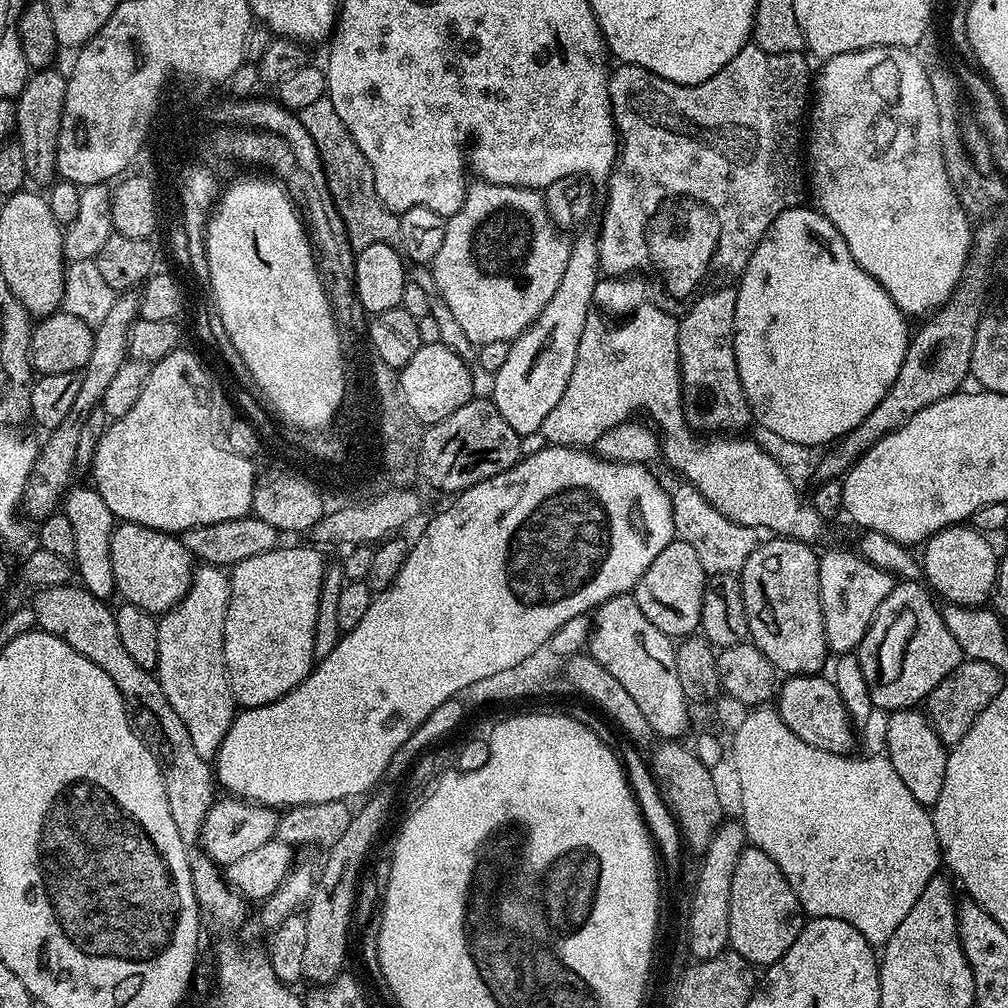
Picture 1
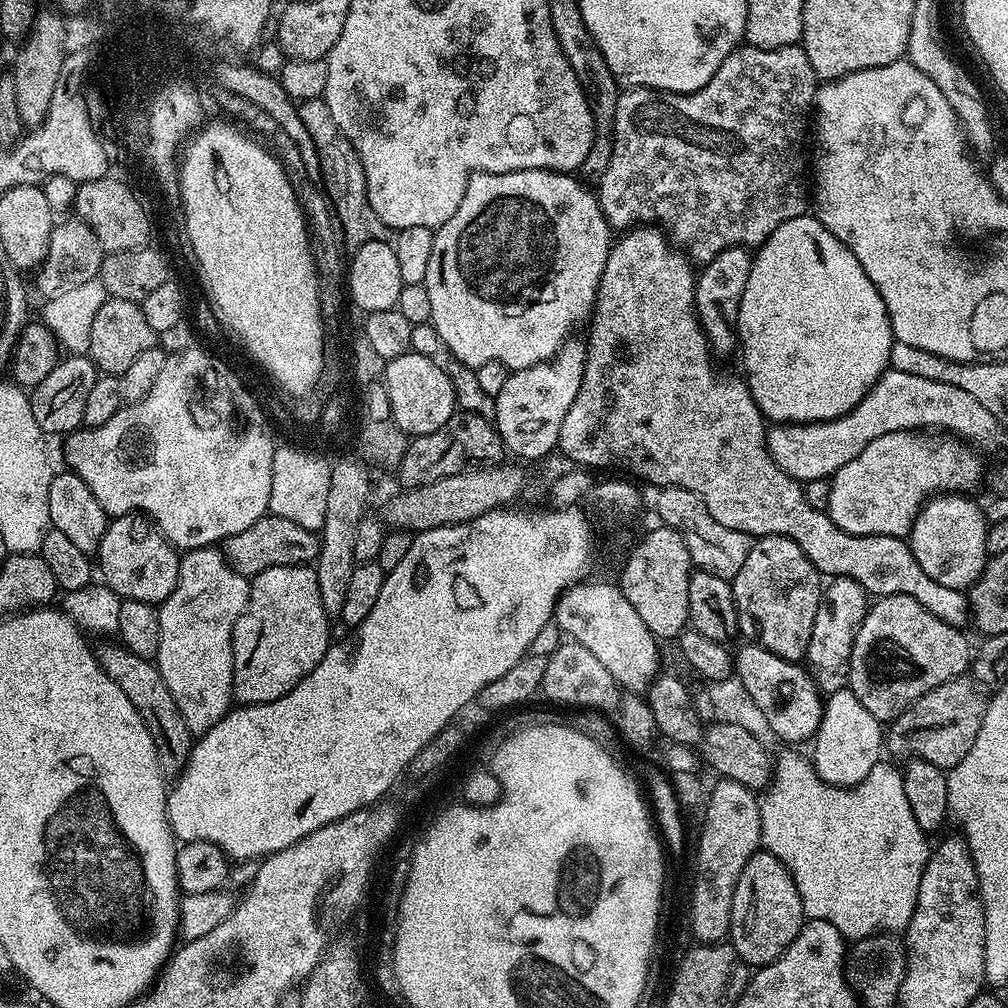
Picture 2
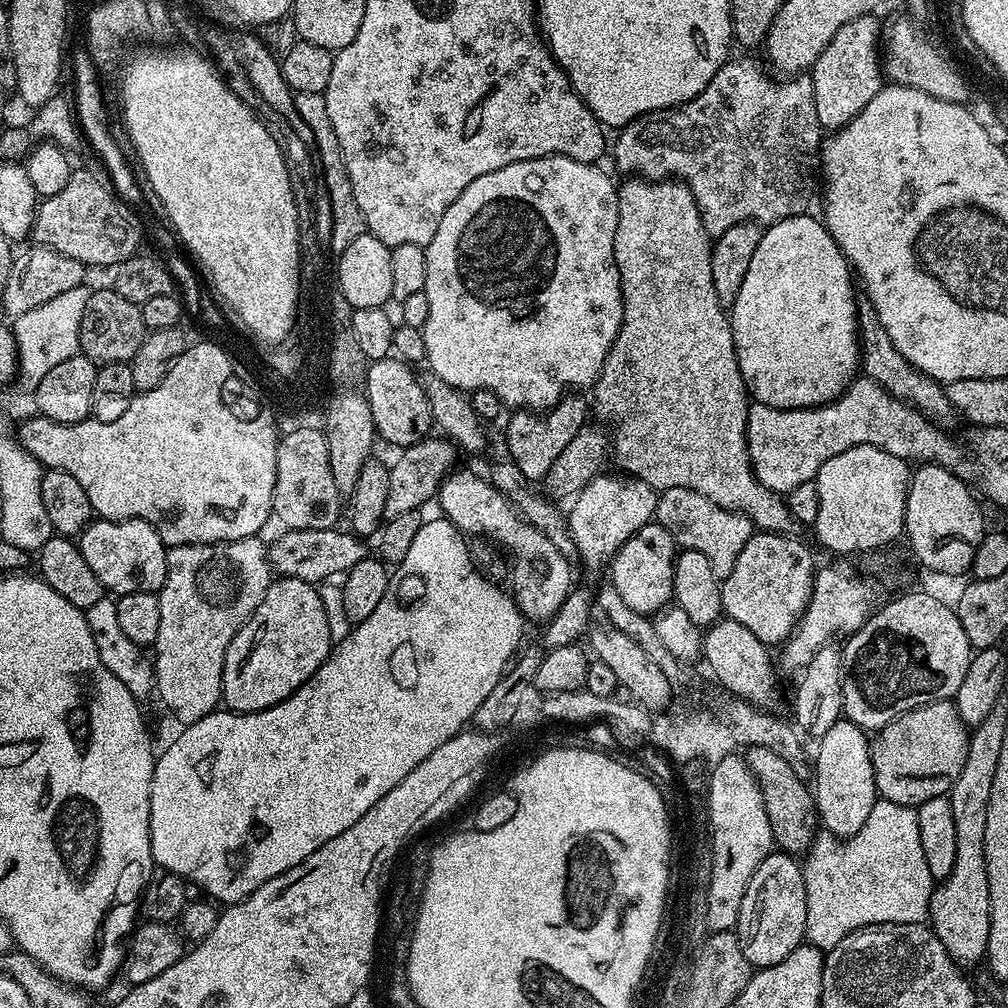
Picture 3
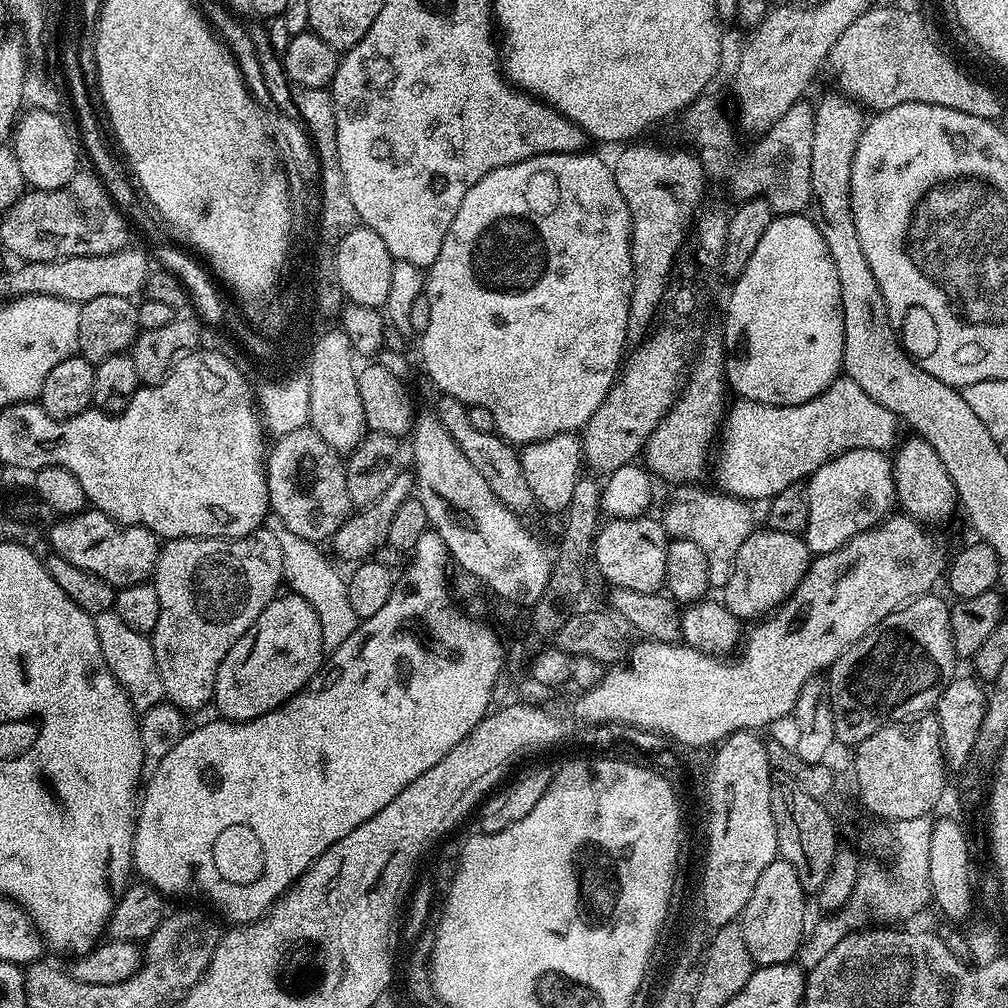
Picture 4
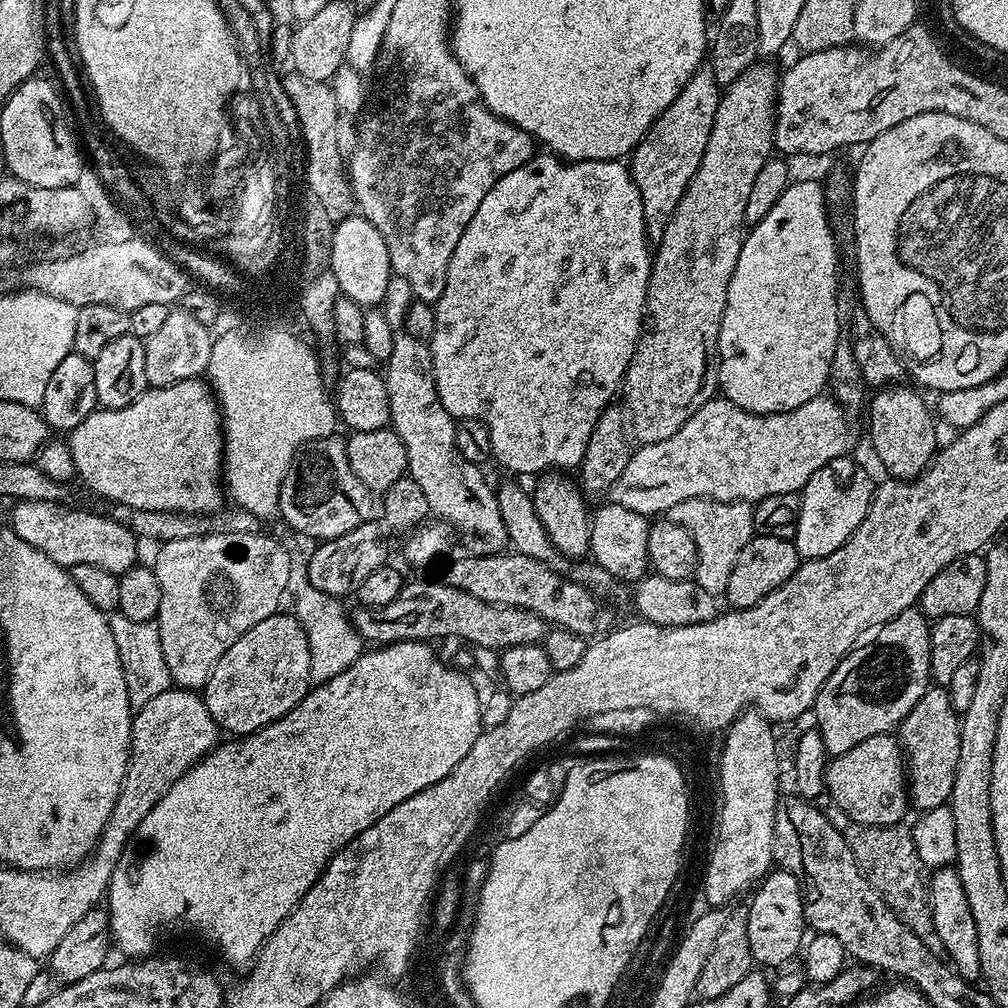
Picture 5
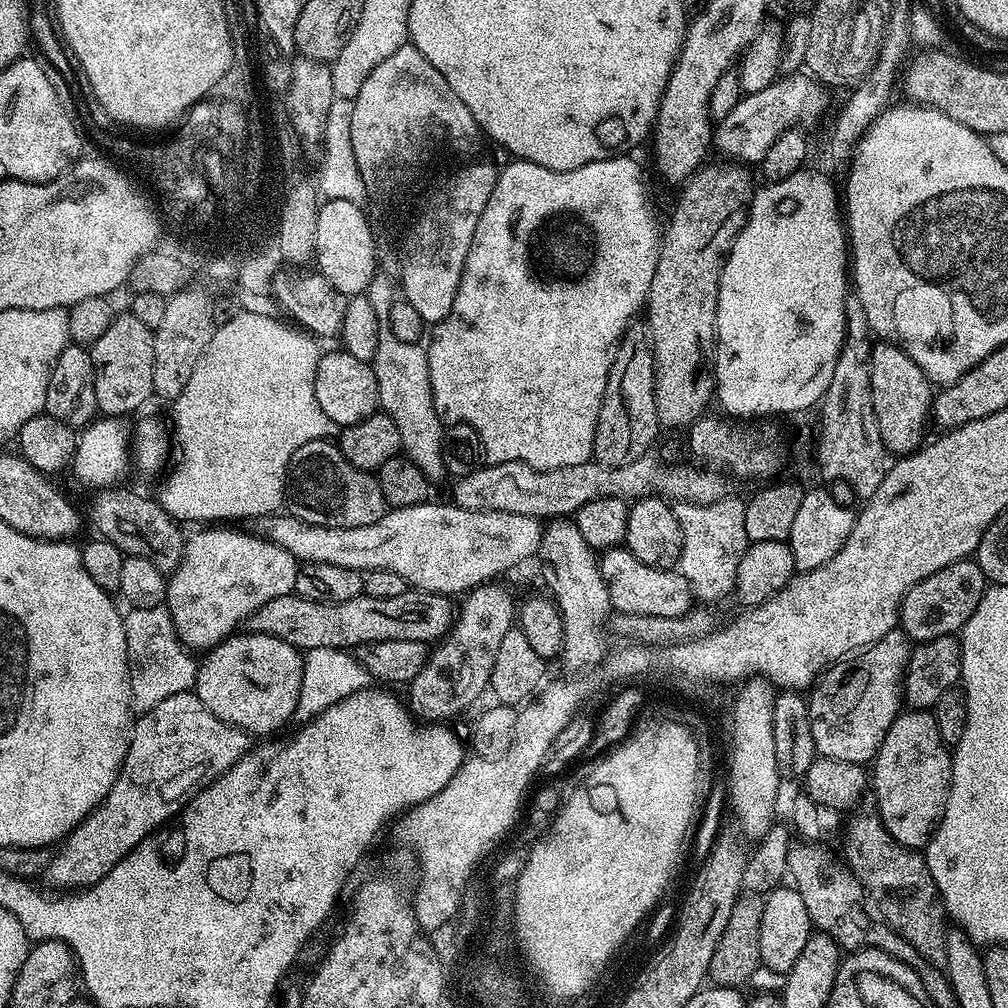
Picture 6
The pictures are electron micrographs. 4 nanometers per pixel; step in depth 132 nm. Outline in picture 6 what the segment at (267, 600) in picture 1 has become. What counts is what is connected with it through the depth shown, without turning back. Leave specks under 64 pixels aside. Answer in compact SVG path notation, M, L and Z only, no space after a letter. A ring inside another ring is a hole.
M249 630L245 636L233 634L207 653L205 660L199 661L196 669L196 696L222 722L232 724L243 732L256 738L268 738L276 732L288 719L296 716L299 702L299 690L302 689L304 657L301 649L290 646L290 642L282 642L282 638L274 638L270 634L262 634Z

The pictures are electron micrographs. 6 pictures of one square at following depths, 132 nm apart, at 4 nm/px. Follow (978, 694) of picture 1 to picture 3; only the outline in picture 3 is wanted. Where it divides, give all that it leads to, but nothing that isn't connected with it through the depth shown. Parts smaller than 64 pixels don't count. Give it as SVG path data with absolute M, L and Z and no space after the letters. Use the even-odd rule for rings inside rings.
M934 700L895 716L871 741L876 791L890 802L918 806L952 791L962 766L966 766L969 725L962 722L952 700Z

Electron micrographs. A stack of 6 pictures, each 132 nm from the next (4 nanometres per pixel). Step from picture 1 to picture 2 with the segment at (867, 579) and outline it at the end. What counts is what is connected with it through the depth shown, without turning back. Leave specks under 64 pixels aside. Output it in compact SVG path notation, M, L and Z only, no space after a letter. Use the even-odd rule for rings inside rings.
M837 576L829 584L832 585L829 588L827 585L822 592L823 603L814 618L806 657L806 667L812 673L812 680L824 694L842 690L847 685L856 631L860 629L860 623L870 607L869 593L858 582Z

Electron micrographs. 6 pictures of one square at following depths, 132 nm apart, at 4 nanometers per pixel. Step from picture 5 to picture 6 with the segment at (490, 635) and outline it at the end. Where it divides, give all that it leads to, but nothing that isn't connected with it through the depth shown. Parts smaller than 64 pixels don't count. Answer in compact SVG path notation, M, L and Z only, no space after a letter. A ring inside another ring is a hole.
M409 590L398 594L398 598L370 598L366 595L355 596L346 602L318 602L307 600L295 594L274 598L274 602L266 602L254 617L255 631L270 634L274 638L282 638L282 642L290 642L290 646L301 650L314 647L330 647L354 650L363 644L374 642L390 642L398 638L410 638L410 642L440 642L452 631L454 623L453 601L447 596L440 596L437 592L421 592Z

